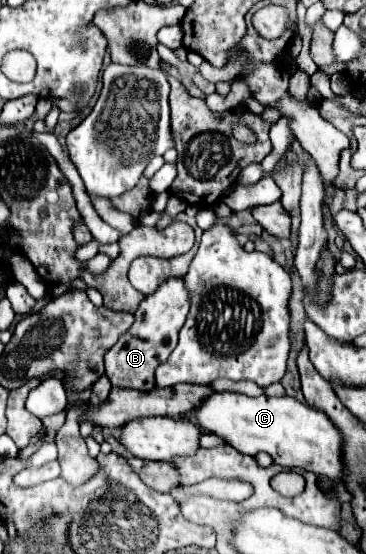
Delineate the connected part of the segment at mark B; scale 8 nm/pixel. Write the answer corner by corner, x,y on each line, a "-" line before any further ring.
185,277
167,279
153,295
147,295
135,311
135,323
119,337
119,341
105,355
105,375
111,385
149,391
155,387
155,369
165,363
177,345
177,333
185,323
189,311
189,291
185,289

